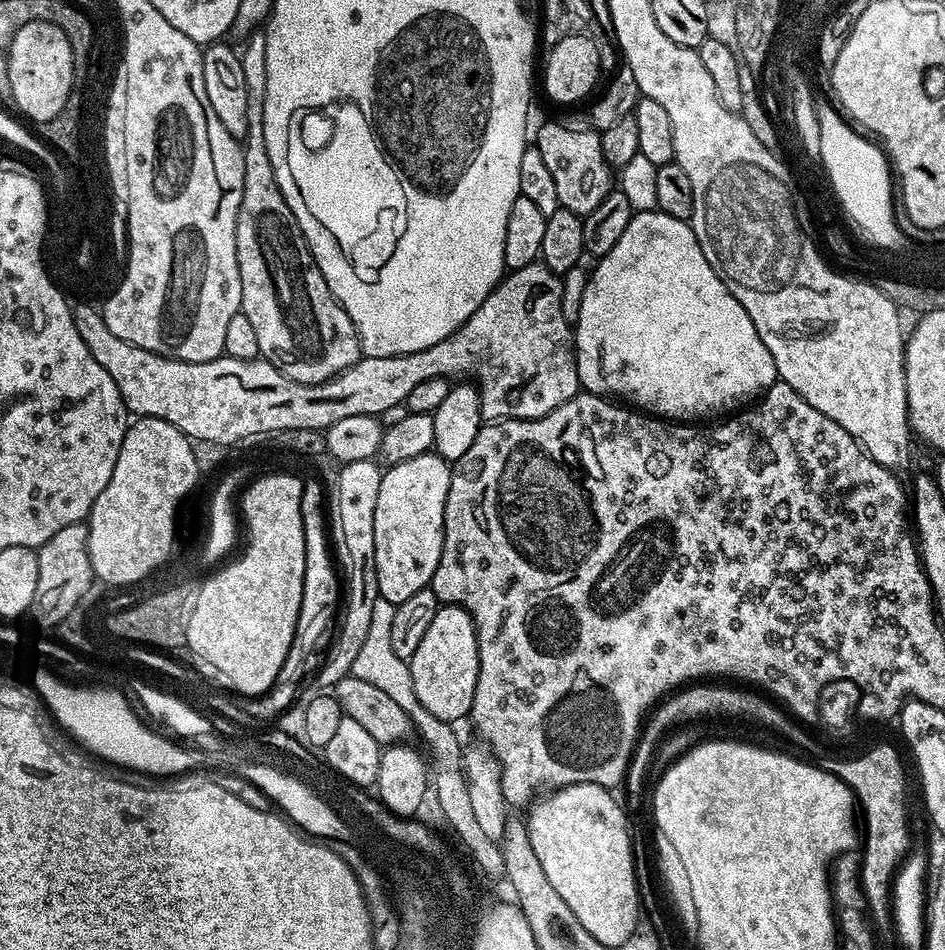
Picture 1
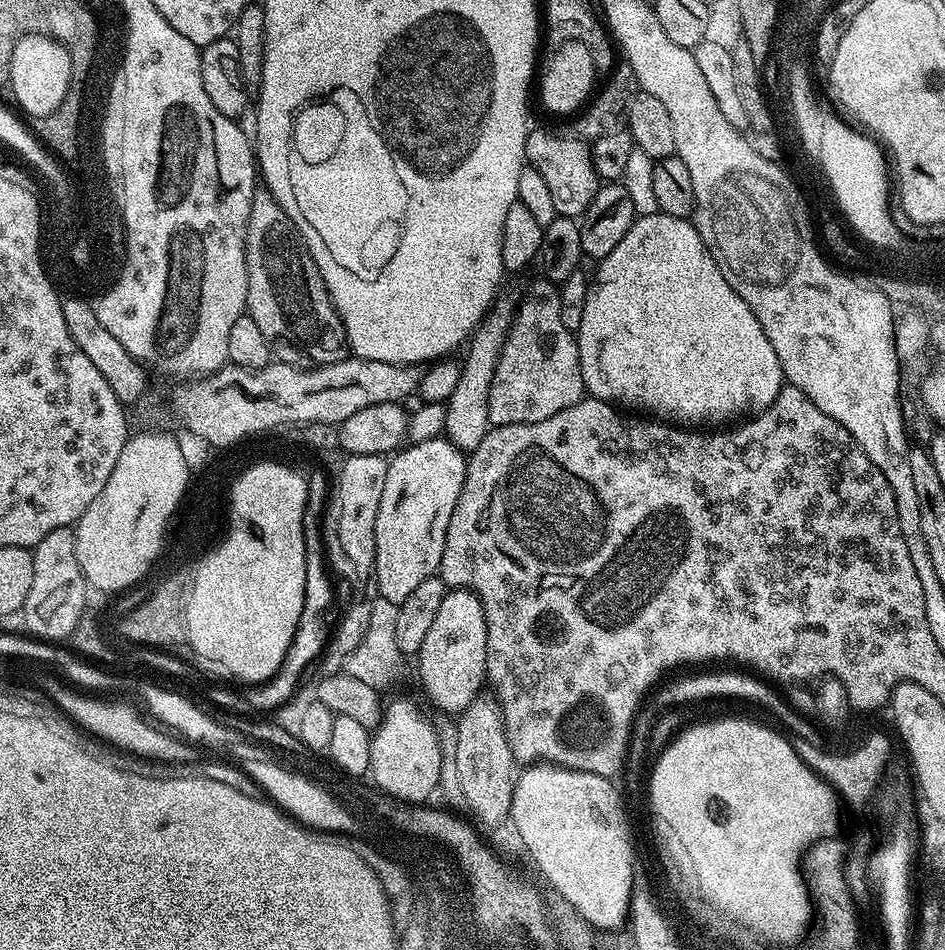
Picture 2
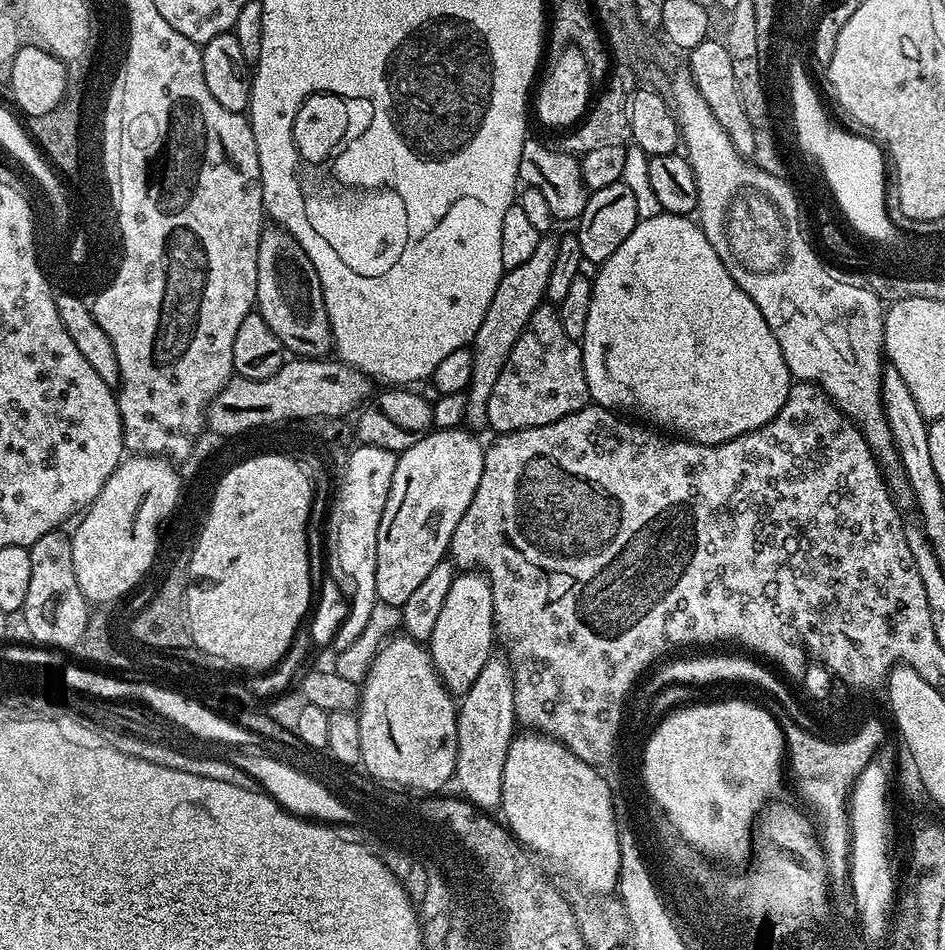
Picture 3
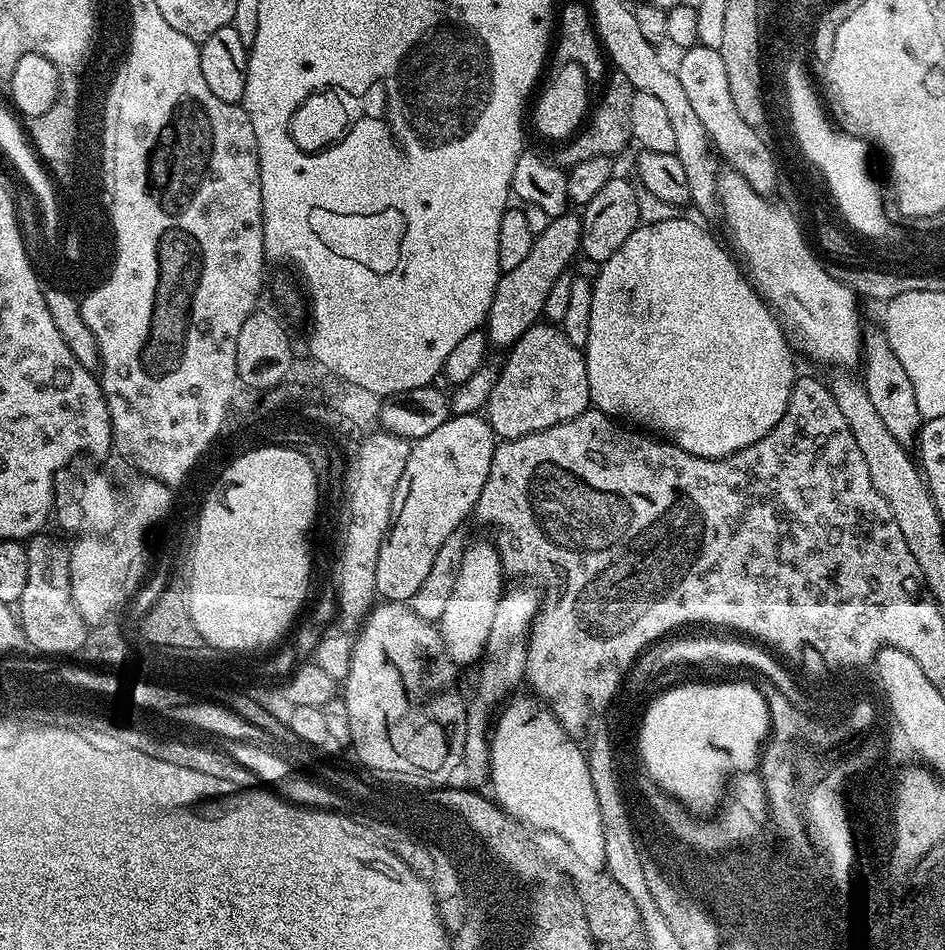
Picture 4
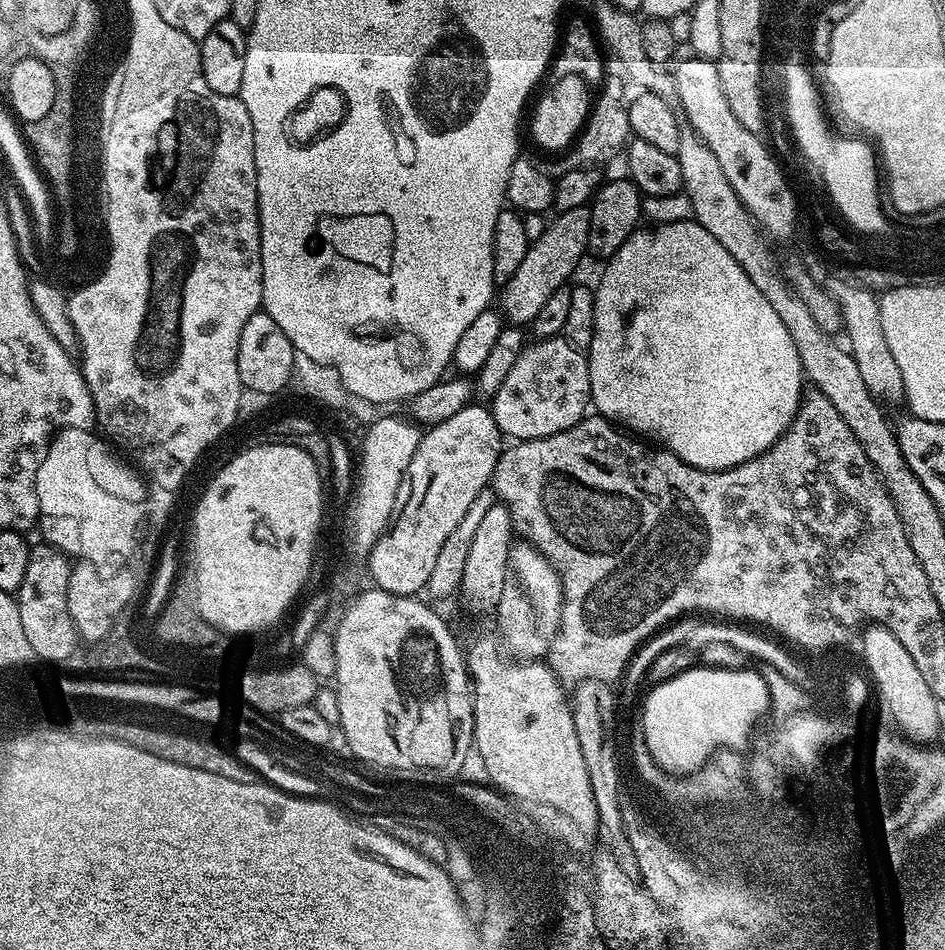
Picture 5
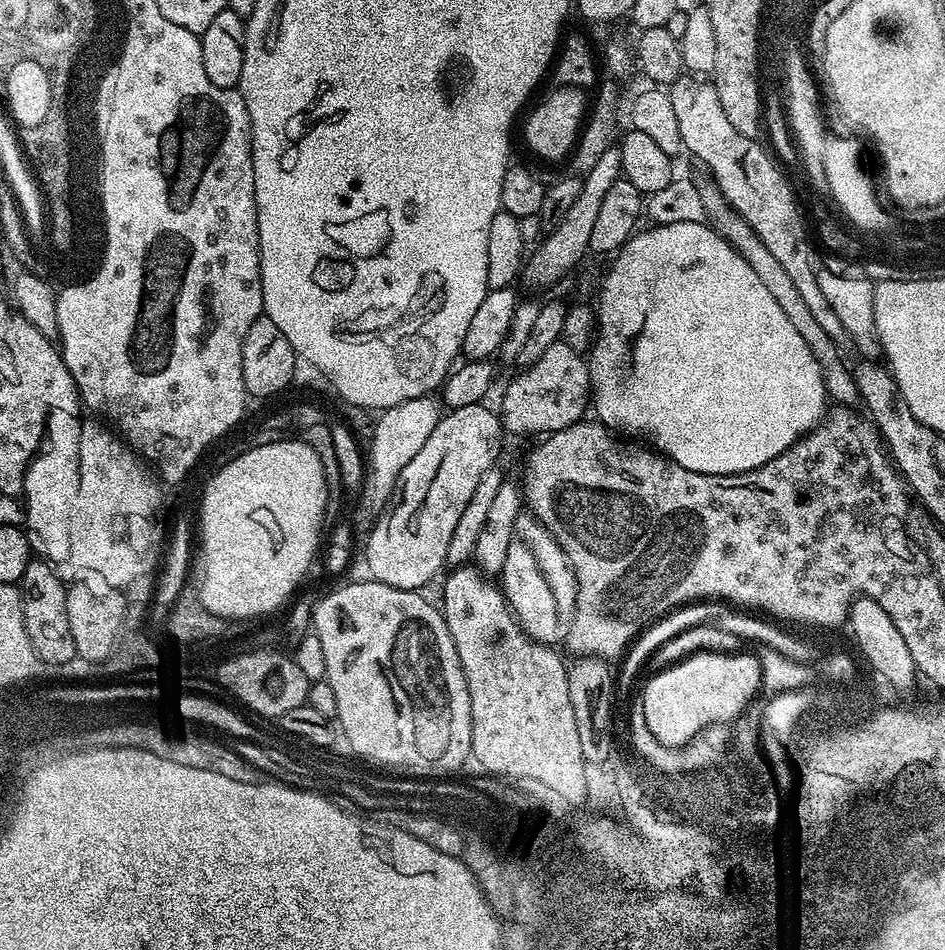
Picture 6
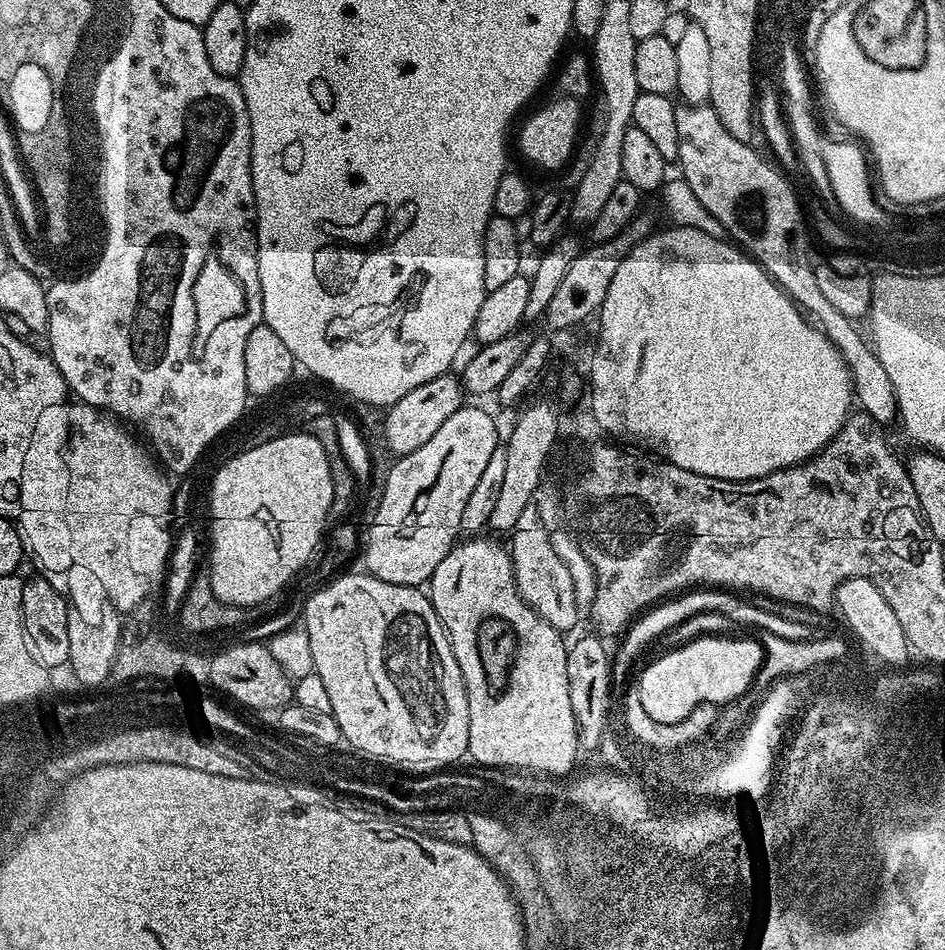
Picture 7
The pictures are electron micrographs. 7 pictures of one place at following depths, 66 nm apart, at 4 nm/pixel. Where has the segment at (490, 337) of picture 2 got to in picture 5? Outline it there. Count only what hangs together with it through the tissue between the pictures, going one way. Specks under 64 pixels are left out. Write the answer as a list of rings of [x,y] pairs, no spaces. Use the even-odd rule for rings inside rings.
[[[588,204],[582,206],[574,206],[574,210],[566,210],[565,212],[556,212],[553,220],[545,226],[540,232],[540,237],[533,239],[526,250],[526,258],[522,258],[522,262],[518,266],[518,270],[514,270],[514,274],[510,274],[510,278],[499,289],[498,305],[499,311],[502,313],[503,319],[512,326],[528,326],[531,325],[534,314],[538,314],[538,310],[542,310],[542,305],[550,298],[550,294],[554,294],[554,290],[565,287],[569,283],[568,279],[576,272],[576,267],[580,264],[580,259],[586,256],[588,252],[588,239],[590,238],[590,207]]]

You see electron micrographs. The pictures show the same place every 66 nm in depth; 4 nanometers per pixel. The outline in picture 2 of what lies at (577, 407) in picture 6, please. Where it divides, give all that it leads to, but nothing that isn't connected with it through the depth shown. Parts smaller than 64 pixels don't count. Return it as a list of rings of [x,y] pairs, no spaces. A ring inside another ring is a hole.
[[[537,278],[528,288],[524,300],[519,301],[512,328],[502,346],[498,366],[494,370],[494,382],[490,386],[489,425],[529,424],[554,418],[562,410],[574,406],[585,399],[586,389],[580,365],[580,346],[577,337],[562,322],[562,302],[560,290],[549,280]]]

